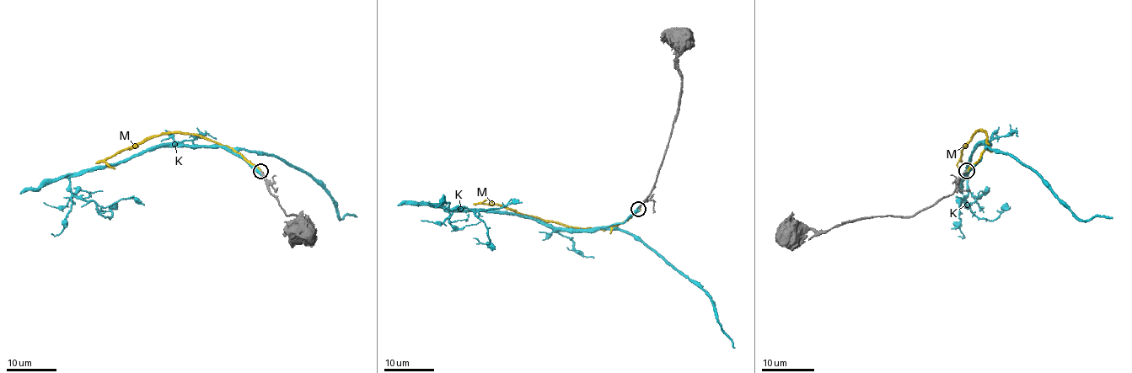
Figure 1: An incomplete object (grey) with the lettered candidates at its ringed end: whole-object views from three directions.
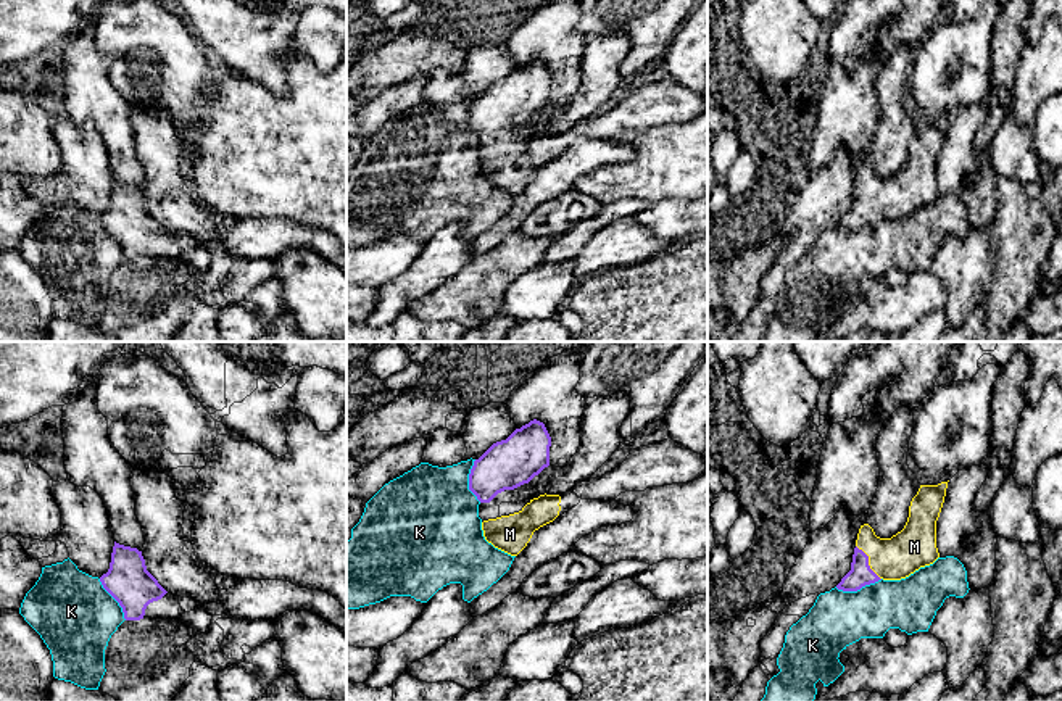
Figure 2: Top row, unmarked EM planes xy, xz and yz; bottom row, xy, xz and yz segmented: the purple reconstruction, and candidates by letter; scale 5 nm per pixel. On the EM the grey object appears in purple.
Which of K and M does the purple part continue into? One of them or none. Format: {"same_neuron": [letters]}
{"same_neuron": ["M"]}

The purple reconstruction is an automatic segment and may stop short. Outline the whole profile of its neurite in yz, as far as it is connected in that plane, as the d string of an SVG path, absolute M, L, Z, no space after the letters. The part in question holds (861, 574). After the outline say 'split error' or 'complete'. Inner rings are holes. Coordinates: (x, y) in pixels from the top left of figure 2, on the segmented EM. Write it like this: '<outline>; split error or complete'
M948 482L920 485L909 506L909 517L901 532L880 538L869 524L861 525L851 570L836 585L843 591L857 591L878 580L901 580L933 564L938 558L936 521Z; split error

